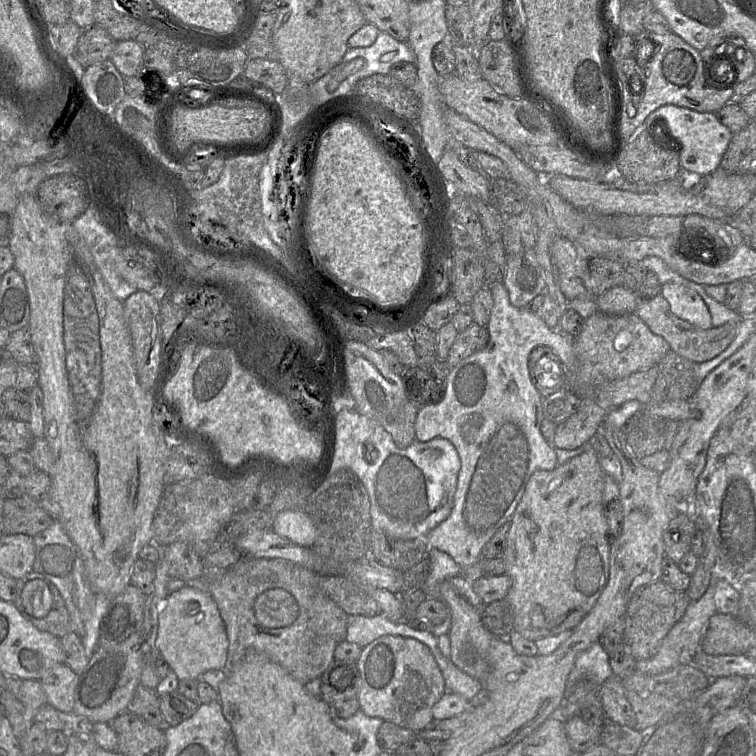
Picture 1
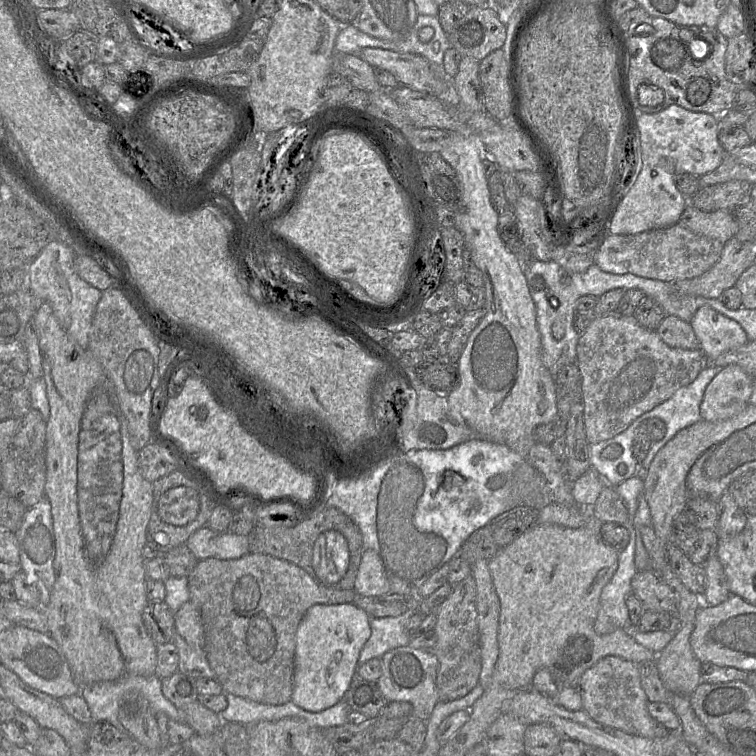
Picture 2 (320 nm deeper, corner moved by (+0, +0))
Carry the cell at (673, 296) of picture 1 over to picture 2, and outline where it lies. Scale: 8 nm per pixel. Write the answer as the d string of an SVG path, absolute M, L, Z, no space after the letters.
M702 306L696 311L690 325L707 361L749 342L737 322L708 306Z

